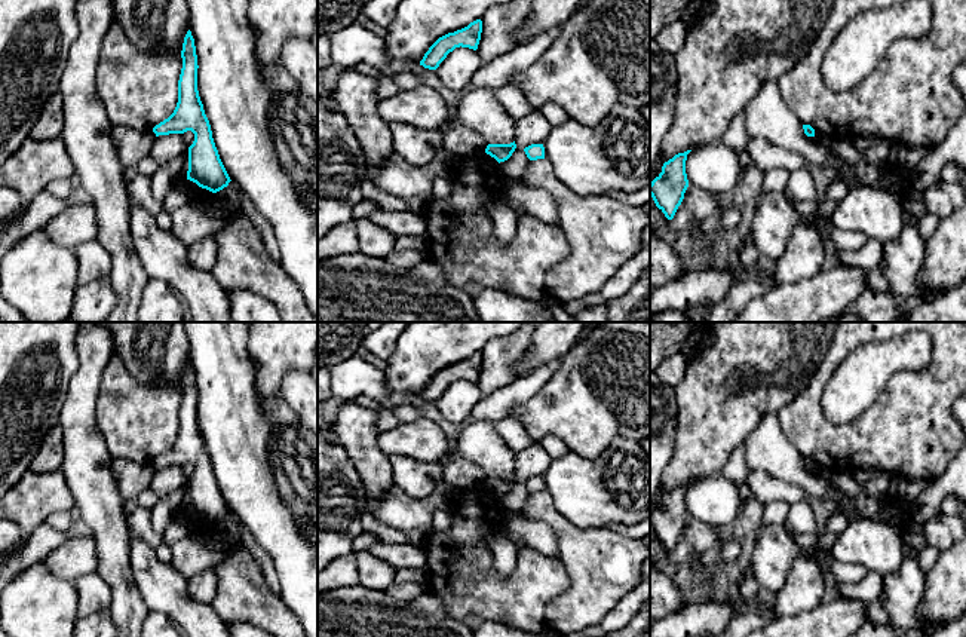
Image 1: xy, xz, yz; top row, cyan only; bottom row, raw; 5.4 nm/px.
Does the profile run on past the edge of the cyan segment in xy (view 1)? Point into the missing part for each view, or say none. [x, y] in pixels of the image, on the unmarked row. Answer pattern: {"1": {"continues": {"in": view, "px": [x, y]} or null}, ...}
{"1": {"continues": null}}

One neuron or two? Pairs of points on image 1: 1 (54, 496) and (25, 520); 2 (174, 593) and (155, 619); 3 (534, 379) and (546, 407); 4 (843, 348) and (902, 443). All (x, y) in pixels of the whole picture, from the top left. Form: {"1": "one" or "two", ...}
{"1": "one", "2": "two", "3": "two", "4": "one"}

